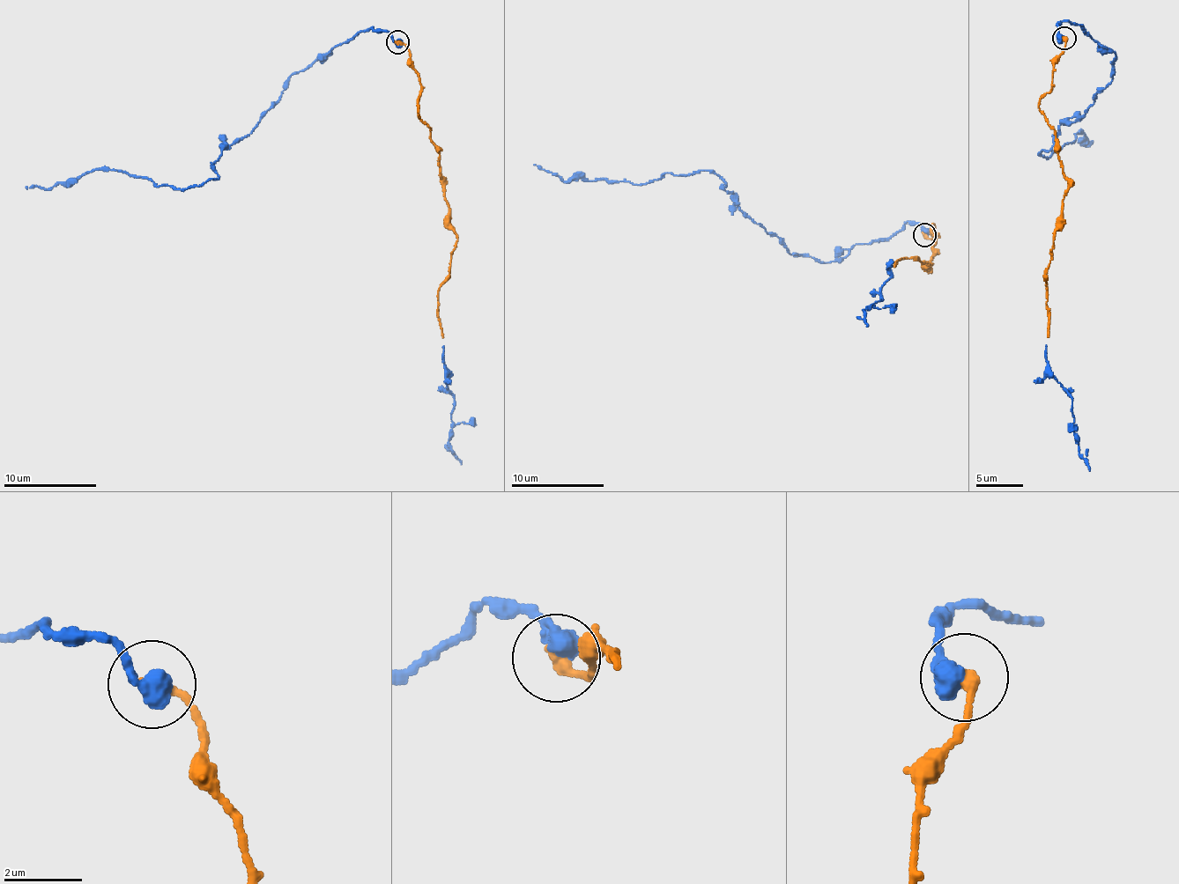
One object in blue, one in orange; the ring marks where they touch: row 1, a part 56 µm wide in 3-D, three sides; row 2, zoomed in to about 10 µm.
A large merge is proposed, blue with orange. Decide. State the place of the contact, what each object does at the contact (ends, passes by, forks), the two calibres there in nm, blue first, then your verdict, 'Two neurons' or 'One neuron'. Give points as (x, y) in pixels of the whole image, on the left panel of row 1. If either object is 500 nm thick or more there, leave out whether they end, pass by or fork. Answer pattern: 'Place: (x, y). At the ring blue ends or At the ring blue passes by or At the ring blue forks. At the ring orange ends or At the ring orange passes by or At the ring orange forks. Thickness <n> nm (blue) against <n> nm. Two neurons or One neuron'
Place: (397, 42). At the ring blue passes by. At the ring orange ends. Thickness 400 nm (blue) against 360 nm. One neuron

